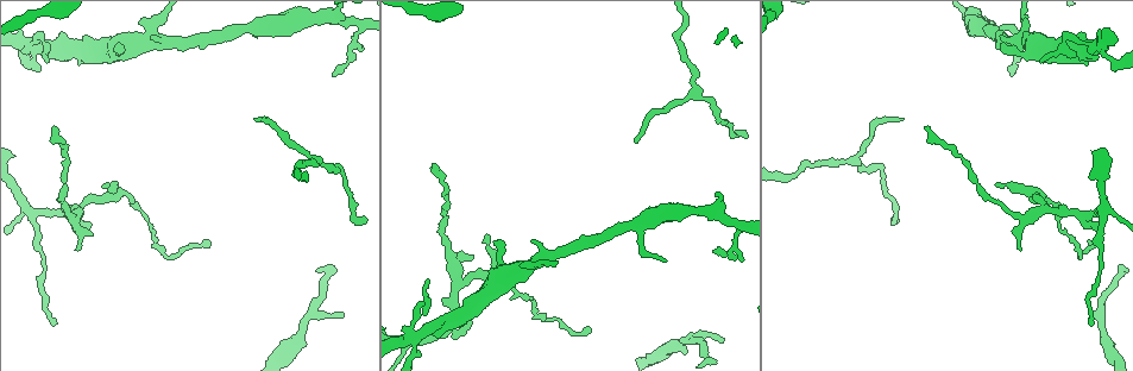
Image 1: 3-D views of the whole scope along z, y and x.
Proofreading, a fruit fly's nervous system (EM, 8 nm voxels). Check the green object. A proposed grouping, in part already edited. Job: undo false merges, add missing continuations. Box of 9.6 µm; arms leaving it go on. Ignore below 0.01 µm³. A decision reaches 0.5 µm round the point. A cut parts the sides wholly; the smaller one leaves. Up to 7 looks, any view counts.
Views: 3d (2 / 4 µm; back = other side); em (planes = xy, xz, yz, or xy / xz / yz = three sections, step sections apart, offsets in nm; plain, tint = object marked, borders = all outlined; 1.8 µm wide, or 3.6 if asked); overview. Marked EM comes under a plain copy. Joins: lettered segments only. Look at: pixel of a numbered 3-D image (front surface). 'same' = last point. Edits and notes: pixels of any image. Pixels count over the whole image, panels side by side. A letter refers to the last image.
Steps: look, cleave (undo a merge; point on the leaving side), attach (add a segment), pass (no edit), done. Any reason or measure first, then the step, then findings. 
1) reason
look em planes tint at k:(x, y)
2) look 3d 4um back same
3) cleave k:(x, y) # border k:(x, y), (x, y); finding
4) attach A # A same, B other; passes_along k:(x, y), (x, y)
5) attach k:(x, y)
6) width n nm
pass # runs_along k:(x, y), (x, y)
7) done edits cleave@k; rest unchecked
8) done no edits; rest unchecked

look 3d 4um at 1:(1100, 212)

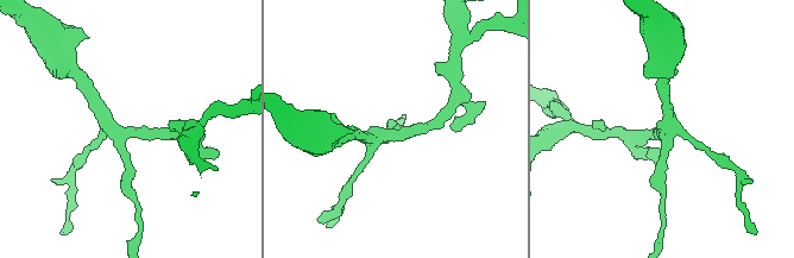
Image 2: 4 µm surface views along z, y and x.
arms 4; need the tissue
look em planes borders at 2:(122, 130)

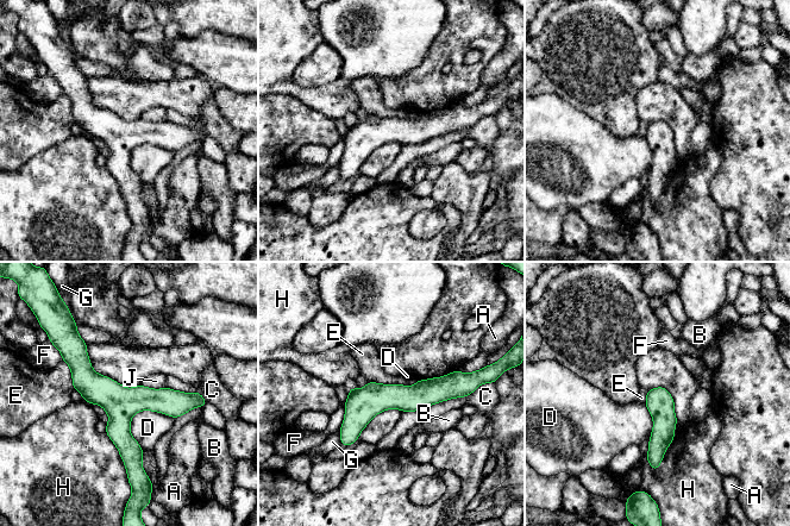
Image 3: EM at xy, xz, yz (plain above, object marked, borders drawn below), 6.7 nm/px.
width 190 nm
pass # A other, B other, C other, D other, E other, F other, G other, H other, J other; border 3:(418, 380), (413, 384), (393, 383); all the same neuron

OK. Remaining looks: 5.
branch stops here
look em planes borders at 1:(1021, 250)

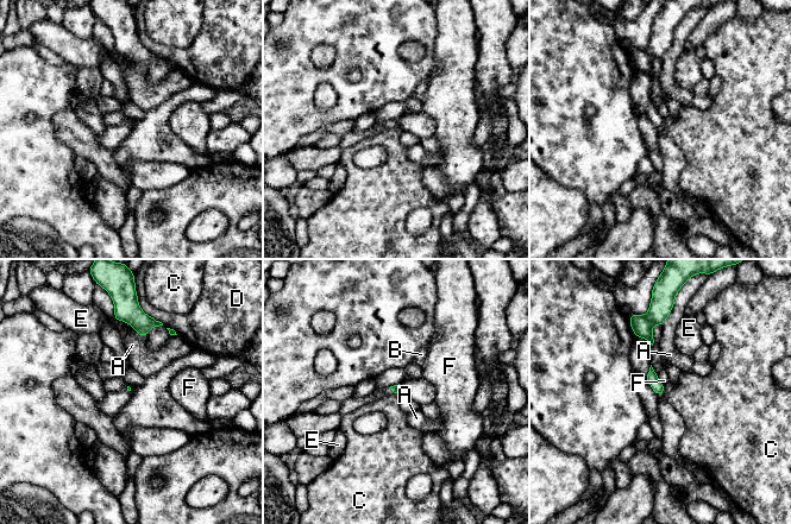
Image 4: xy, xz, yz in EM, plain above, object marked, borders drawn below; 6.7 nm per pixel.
pass # A other, B other, C other, D other, E other, F other; no lettered segment goes on from it

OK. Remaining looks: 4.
four or more arms meet
look em xz step 4 tint at 1:(36, 47)

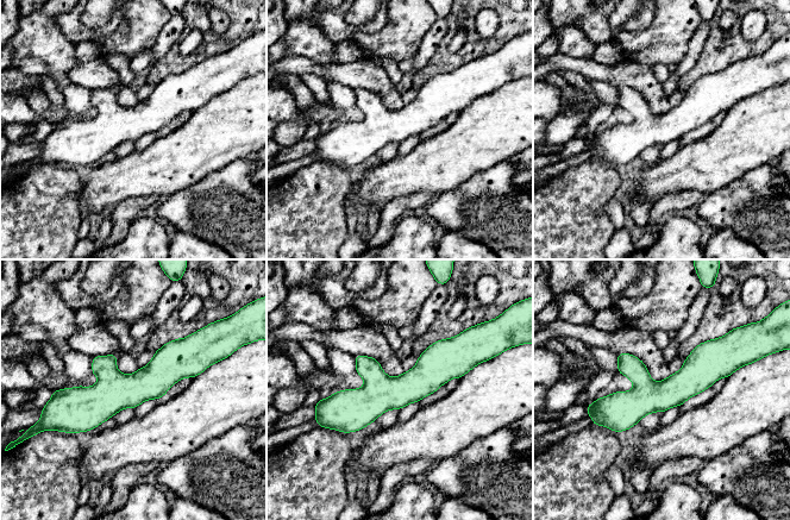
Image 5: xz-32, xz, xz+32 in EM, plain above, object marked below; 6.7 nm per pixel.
look em planes tint same

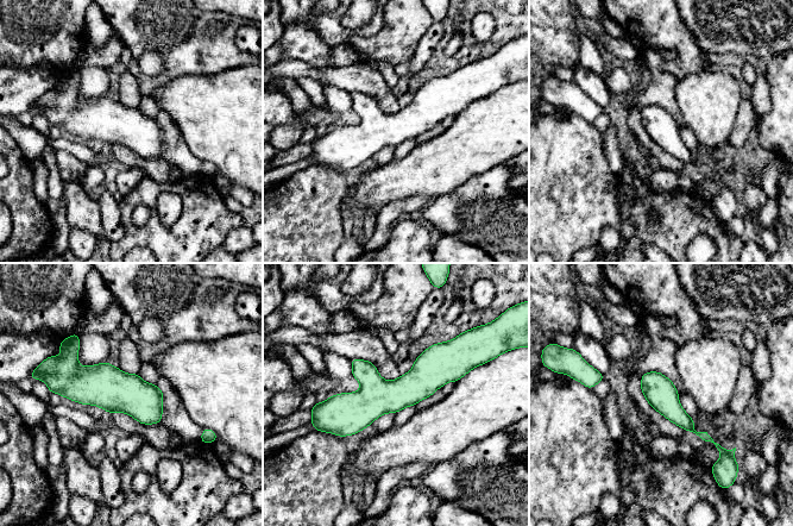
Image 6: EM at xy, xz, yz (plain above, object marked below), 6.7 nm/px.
what lies round it
look em planes borders same

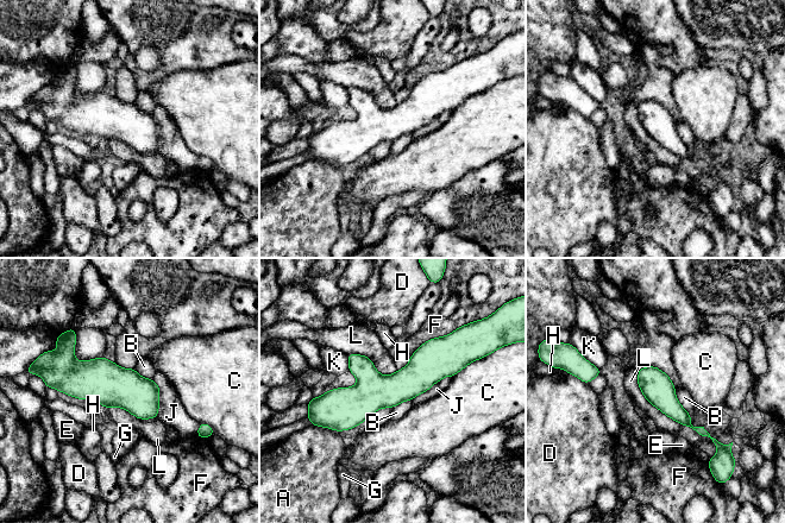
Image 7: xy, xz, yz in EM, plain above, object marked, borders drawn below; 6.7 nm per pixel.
width 220 nm
pass # A other, B other, C other, D other, E other, F other, G other, H other, J other, K other, L other; border 7:(638, 370), (641, 394), (684, 427); one neuron here

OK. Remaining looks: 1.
done no edits; rest unchecked

